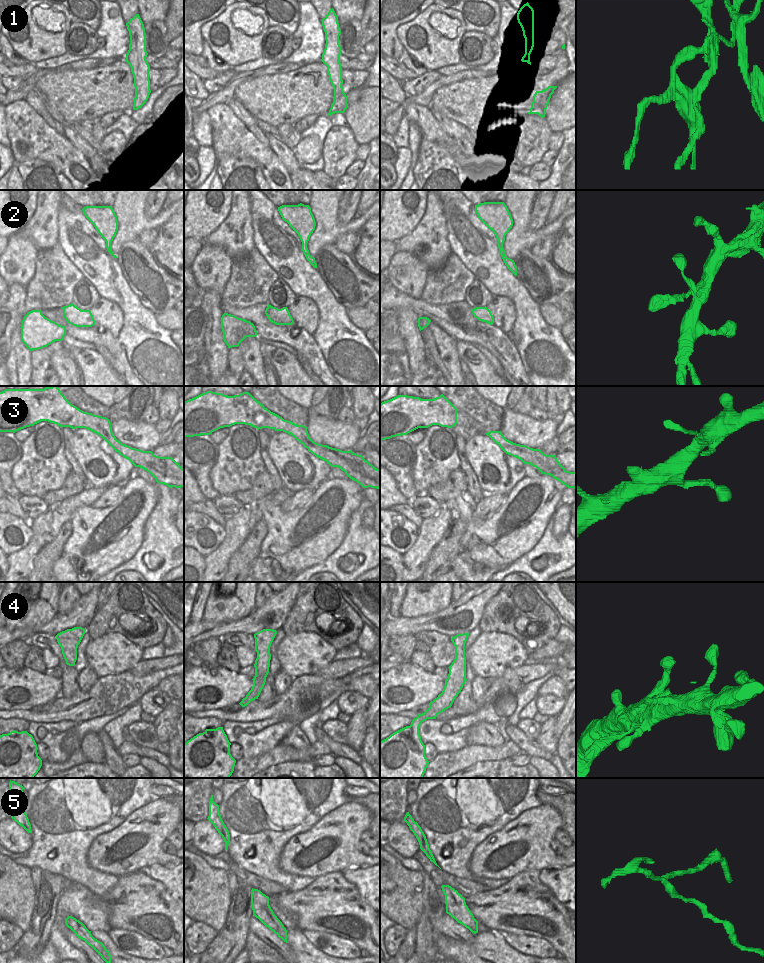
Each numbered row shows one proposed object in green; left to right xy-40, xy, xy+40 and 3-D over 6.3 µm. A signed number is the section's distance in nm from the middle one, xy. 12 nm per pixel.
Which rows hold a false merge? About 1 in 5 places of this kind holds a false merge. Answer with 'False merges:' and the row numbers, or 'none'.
False merges: 1, 5

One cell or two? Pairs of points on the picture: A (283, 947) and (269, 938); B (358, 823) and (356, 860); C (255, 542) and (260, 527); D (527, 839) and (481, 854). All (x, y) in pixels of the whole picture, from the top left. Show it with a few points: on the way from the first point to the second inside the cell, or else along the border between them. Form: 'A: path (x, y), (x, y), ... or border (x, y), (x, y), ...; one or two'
A: path (280, 947), (272, 939); one
B: path (351, 832), (351, 851); one
C: path (256, 538), (259, 531); one
D: path (516, 841), (510, 841), (492, 850); one

